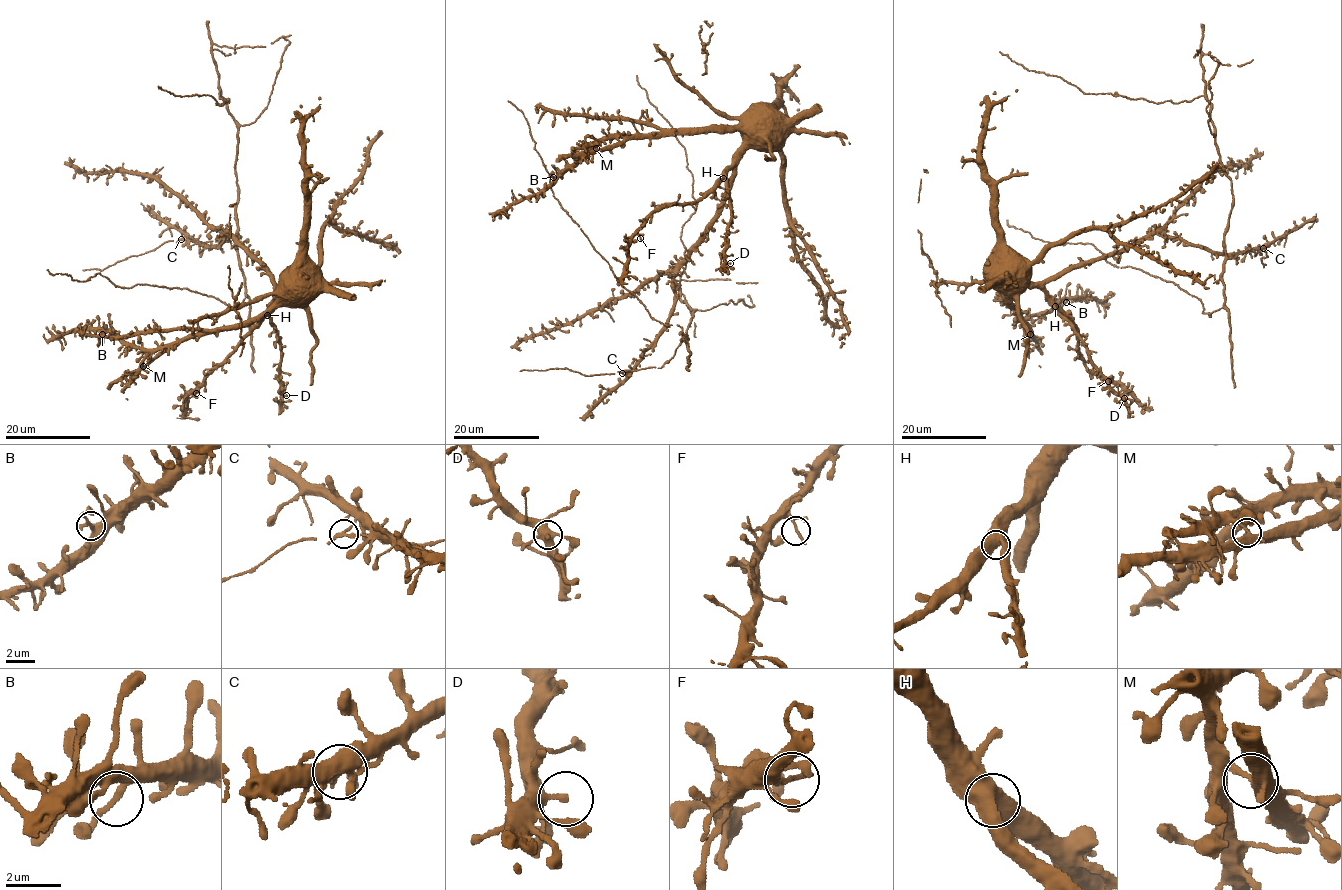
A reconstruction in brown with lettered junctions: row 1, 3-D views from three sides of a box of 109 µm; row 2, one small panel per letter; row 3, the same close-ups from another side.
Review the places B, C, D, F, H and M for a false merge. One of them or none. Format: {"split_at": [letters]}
{"split_at": ["C"]}

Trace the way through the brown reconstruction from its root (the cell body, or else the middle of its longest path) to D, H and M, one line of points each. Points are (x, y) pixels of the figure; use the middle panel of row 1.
D: (759, 116), (759, 125), (727, 169), (731, 214), (725, 260), (730, 263)
H: (759, 116), (759, 125), (737, 151), (737, 159), (723, 178)
M: (759, 116), (746, 115), (736, 126), (629, 134), (615, 144), (596, 148)

